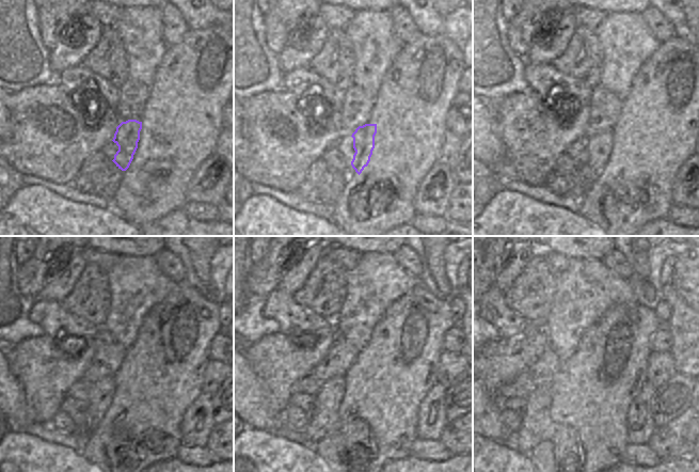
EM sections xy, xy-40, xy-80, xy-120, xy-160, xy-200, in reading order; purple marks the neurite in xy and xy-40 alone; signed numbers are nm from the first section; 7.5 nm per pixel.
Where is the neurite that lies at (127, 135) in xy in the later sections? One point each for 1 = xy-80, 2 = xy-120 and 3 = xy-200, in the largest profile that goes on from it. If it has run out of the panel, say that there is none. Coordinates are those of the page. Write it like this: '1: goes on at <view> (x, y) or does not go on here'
1: goes on at xy-80 (599, 148)
2: goes on at xy-120 (101, 391)
3: goes on at xy-200 (566, 411)

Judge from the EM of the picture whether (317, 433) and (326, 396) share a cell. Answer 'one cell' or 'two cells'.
one cell

